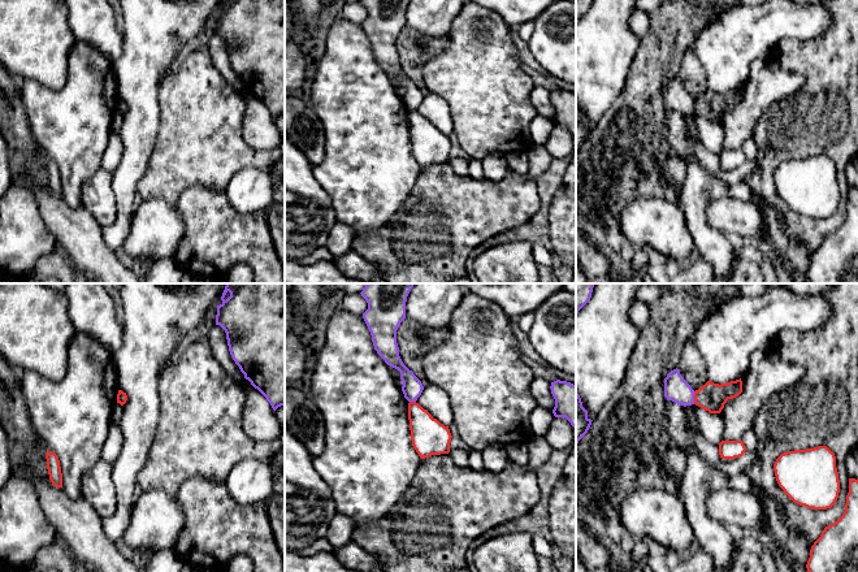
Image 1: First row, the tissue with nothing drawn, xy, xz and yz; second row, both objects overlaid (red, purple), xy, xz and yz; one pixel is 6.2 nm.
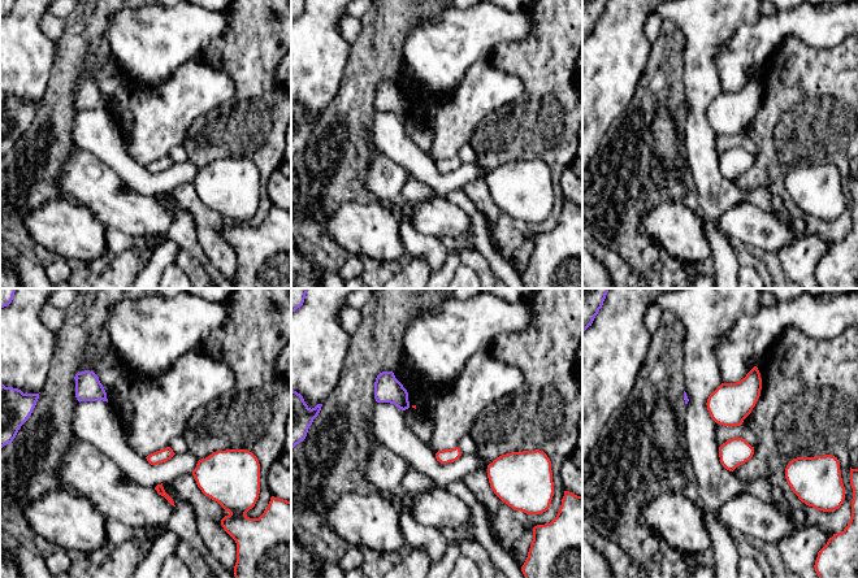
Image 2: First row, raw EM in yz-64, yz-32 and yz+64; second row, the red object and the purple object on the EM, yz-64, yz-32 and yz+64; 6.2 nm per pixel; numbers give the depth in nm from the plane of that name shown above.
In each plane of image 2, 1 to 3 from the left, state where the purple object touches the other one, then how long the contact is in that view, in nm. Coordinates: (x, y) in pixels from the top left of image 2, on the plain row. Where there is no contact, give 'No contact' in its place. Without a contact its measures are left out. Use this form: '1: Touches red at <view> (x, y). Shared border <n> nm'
1: No contact
2: No contact
3: No contact

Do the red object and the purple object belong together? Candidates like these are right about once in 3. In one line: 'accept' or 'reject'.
reject

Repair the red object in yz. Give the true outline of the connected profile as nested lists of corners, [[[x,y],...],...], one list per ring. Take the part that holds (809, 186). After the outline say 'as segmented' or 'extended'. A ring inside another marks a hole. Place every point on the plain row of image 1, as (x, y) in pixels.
[[[827,155],[781,162],[774,179],[779,195],[797,213],[831,217],[840,202],[836,165]]]; as segmented

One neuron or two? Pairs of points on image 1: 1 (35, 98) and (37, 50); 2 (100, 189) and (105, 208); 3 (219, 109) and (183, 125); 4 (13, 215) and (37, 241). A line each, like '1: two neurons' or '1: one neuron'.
1: two neurons
2: one neuron
3: one neuron
4: one neuron

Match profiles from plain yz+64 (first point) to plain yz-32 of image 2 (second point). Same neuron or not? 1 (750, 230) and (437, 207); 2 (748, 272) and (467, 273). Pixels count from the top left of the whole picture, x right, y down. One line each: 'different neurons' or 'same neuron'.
1: same neuron
2: same neuron

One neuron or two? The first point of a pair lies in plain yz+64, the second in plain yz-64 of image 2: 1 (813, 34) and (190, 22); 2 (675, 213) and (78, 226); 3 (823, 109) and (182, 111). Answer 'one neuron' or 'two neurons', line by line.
1: one neuron
2: one neuron
3: two neurons

